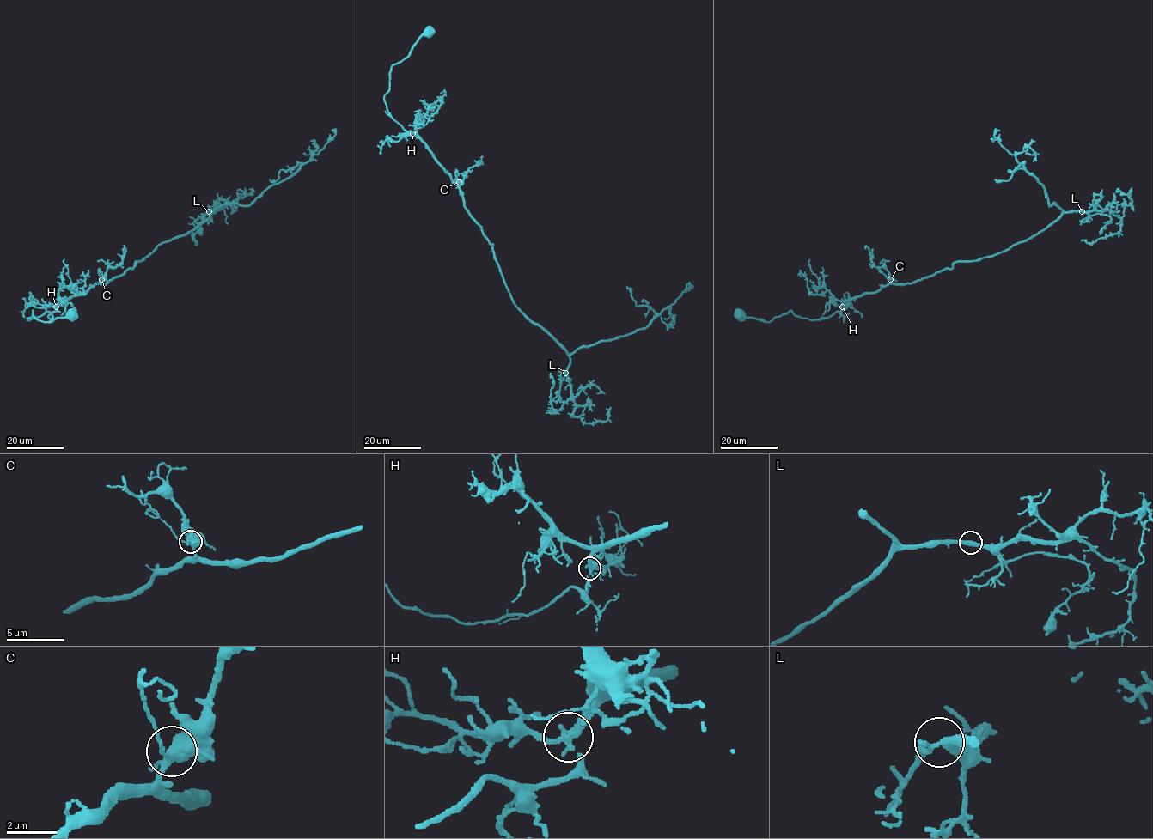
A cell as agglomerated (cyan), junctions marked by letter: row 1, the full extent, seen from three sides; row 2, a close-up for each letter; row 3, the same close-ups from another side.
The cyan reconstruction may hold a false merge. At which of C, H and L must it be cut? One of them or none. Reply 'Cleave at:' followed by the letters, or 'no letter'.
Cleave at: no letter

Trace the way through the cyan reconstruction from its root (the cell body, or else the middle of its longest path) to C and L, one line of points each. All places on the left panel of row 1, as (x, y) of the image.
C: (71, 315), (42, 321), (33, 311), (27, 319), (54, 312), (58, 302), (85, 292), (101, 279)
L: (71, 315), (42, 321), (33, 311), (27, 319), (119, 276), (195, 229), (209, 211)

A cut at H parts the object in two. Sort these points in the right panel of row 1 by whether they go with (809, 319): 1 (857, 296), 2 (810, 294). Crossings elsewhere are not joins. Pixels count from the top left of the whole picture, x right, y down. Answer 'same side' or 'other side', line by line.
1: other side
2: other side

